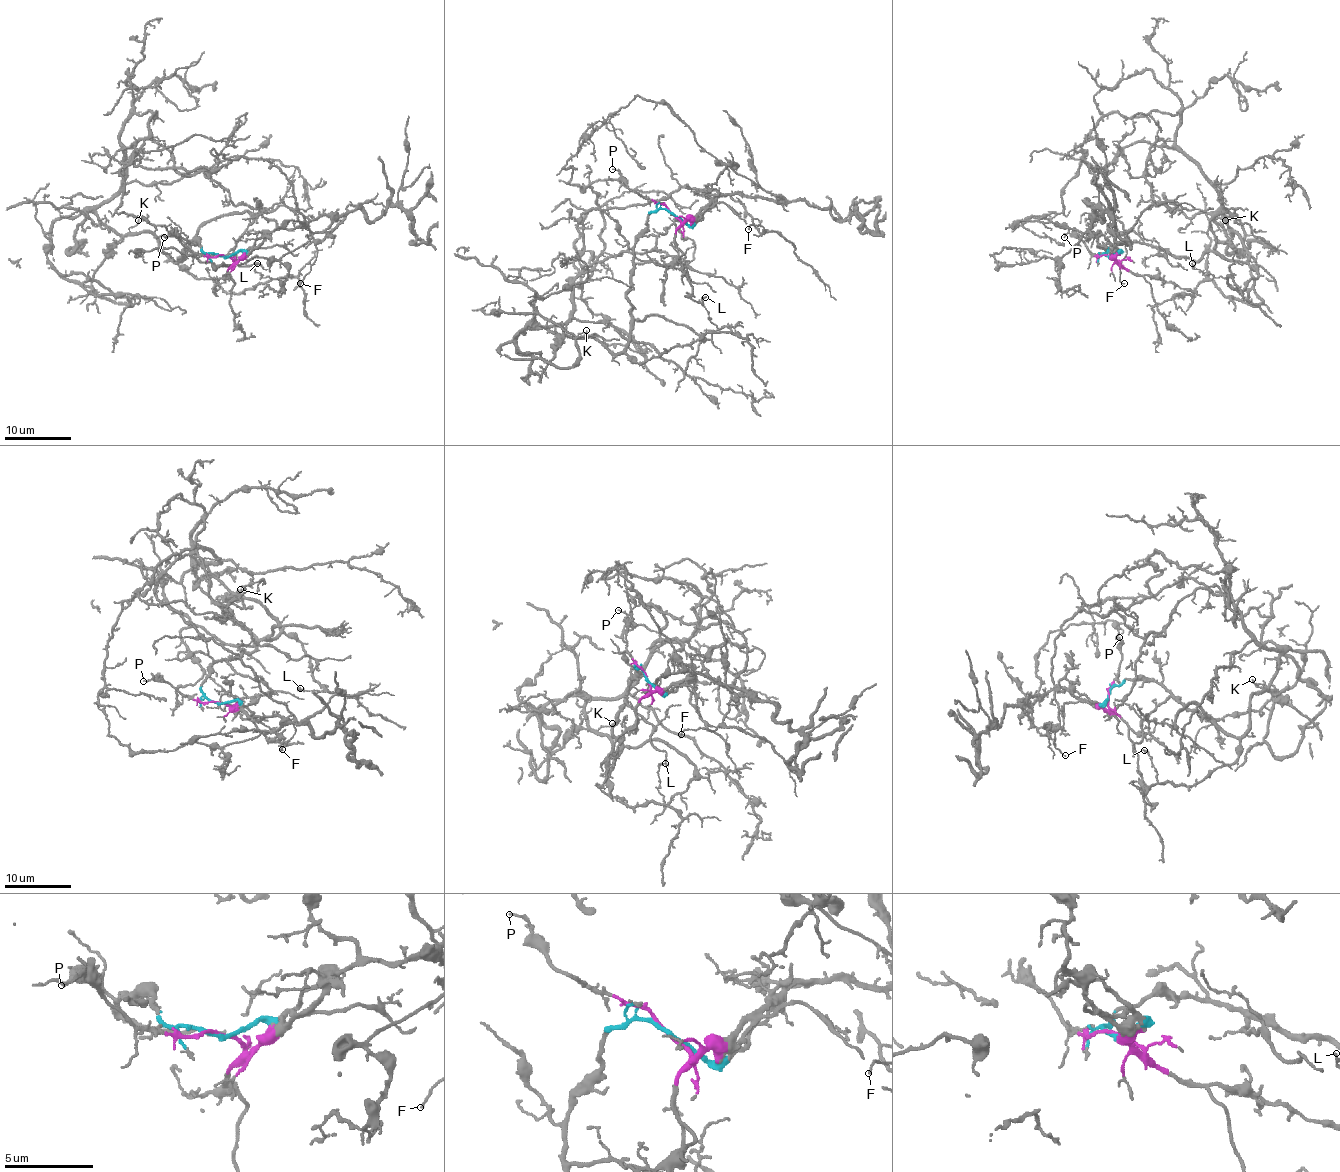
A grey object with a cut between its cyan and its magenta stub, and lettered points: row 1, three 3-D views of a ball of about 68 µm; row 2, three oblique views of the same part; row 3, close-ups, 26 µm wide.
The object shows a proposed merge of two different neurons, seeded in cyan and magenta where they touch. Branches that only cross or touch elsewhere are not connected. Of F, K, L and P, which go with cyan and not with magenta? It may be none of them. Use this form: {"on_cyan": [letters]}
{"on_cyan": ["F", "K", "L"]}

